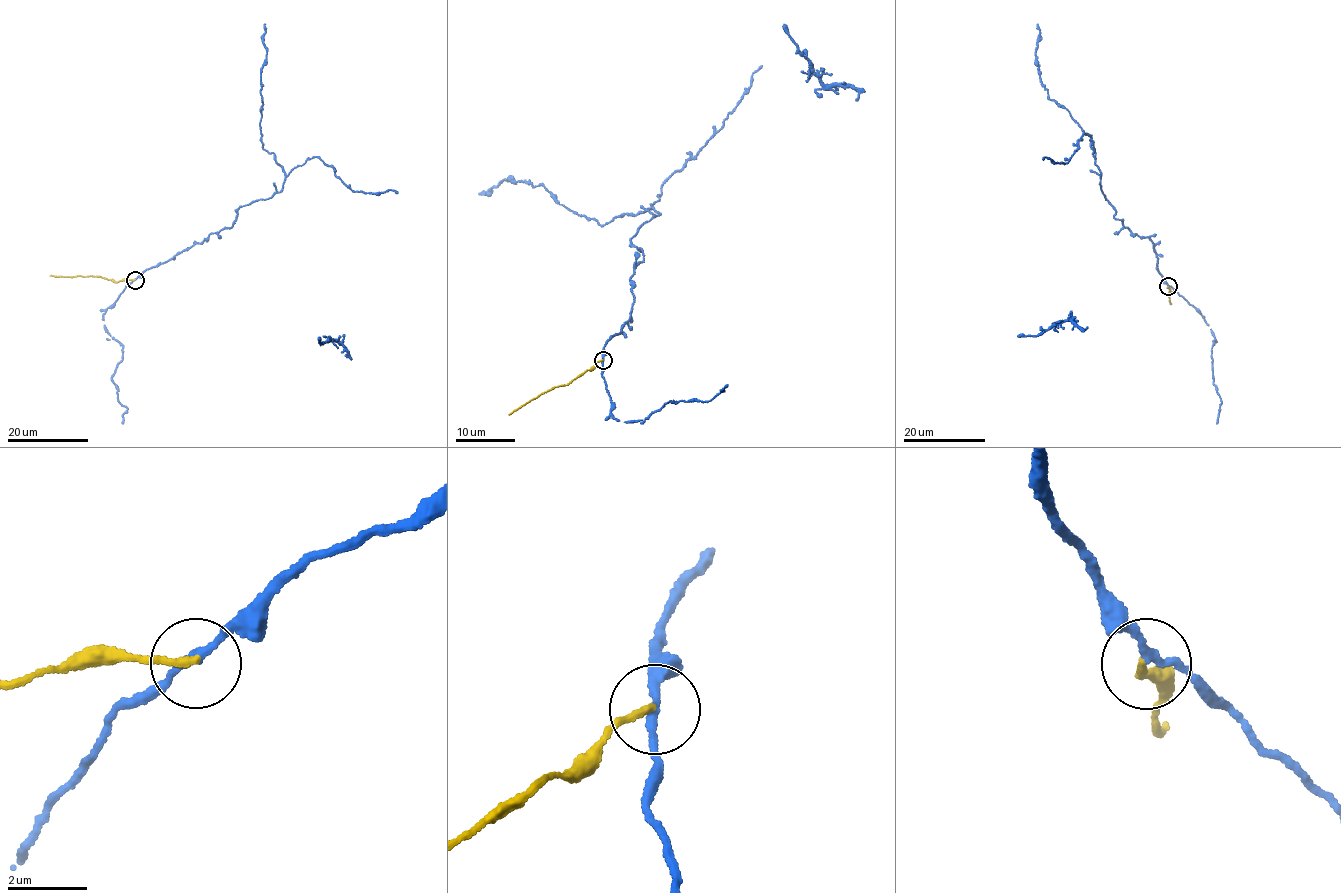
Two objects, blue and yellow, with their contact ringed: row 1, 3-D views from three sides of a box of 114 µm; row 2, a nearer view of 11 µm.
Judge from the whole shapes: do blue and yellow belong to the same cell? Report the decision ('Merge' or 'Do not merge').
Do not merge

